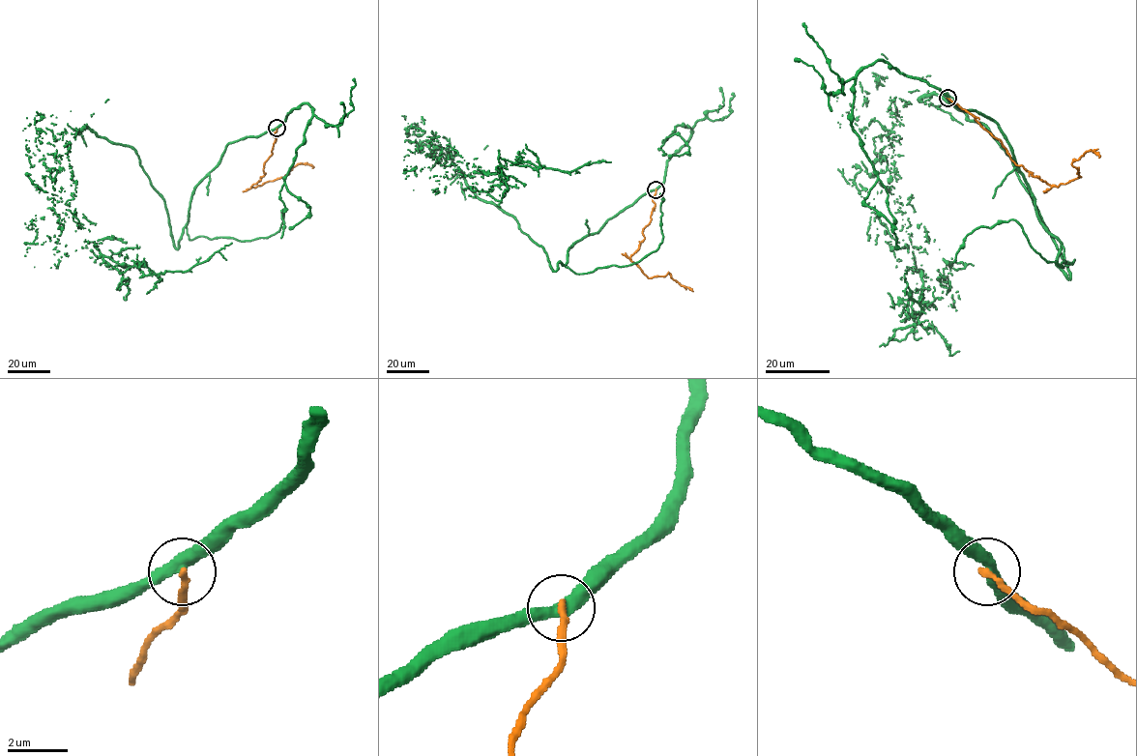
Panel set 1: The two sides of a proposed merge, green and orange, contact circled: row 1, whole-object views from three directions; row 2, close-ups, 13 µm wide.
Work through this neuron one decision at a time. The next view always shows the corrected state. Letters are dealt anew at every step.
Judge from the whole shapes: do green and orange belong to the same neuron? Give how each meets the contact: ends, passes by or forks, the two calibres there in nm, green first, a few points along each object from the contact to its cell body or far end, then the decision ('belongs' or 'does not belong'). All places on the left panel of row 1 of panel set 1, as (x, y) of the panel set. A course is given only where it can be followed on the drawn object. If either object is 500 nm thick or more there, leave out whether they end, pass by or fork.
green passes by; orange ends there; 420 nm thick on the green side, 240 nm on the other; green runs (276, 129), (226, 146), (176, 248), (137, 153), (67, 125), (63, 213), (102, 255), (148, 276), (232, 243); orange runs (276, 129), (272, 155), (264, 162), (265, 173), (251, 187), (285, 176), (301, 163), (310, 164), (312, 168); does not belong

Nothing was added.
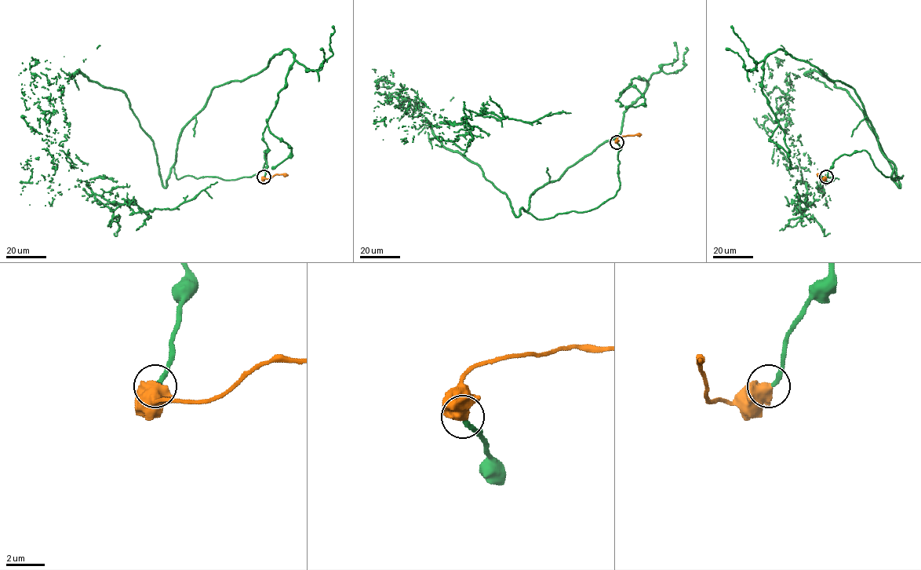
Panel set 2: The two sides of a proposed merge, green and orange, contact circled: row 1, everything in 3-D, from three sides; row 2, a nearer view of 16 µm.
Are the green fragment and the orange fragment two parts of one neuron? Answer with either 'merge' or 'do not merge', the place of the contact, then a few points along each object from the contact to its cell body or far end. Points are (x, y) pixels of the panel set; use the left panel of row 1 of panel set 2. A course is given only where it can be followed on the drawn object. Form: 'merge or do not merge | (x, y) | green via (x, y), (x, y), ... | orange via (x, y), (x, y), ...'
merge | (263, 177) | green via (263, 177), (266, 150), (165, 188), (127, 96), (60, 69), (56, 153), (95, 194), (137, 213), (217, 181) | orange via (263, 177), (270, 179), (275, 174), (288, 175)

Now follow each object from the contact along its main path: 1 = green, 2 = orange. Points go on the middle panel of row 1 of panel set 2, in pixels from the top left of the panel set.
1: (617, 143), (613, 198), (516, 216), (481, 167), (413, 126), (422, 101), (409, 112), (570, 113)
2: (617, 142), (619, 137), (641, 134)

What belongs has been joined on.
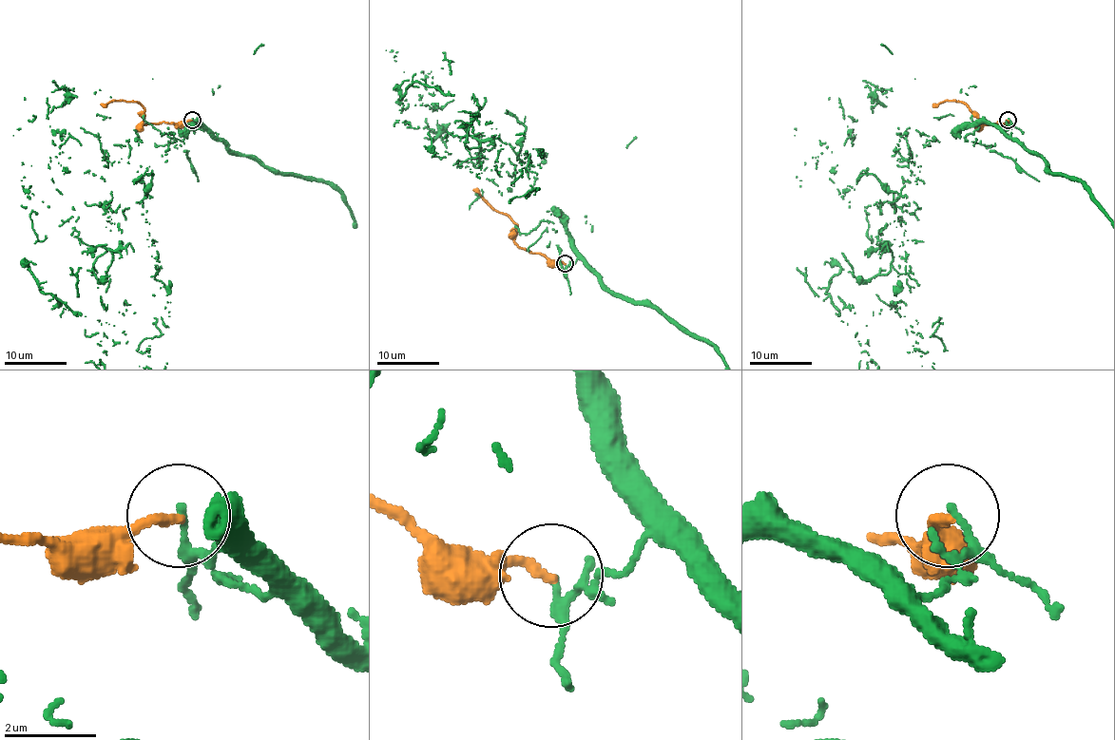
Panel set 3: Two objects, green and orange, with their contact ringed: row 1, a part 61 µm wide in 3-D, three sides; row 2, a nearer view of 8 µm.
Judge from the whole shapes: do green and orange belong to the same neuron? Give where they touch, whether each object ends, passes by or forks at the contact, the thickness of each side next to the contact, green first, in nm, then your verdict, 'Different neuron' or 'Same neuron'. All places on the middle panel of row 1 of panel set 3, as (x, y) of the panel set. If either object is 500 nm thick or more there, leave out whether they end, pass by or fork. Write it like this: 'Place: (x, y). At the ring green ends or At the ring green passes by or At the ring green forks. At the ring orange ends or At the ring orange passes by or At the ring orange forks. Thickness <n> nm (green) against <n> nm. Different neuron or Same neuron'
Place: (565, 263). At the ring green passes by. At the ring orange ends. Thickness 120 nm (green) against 220 nm. Different neuron

